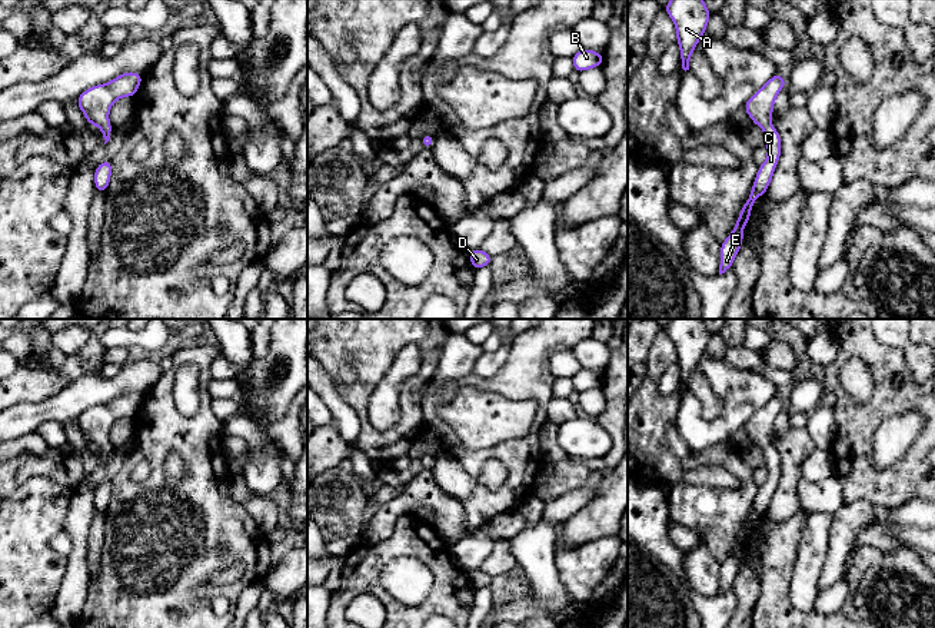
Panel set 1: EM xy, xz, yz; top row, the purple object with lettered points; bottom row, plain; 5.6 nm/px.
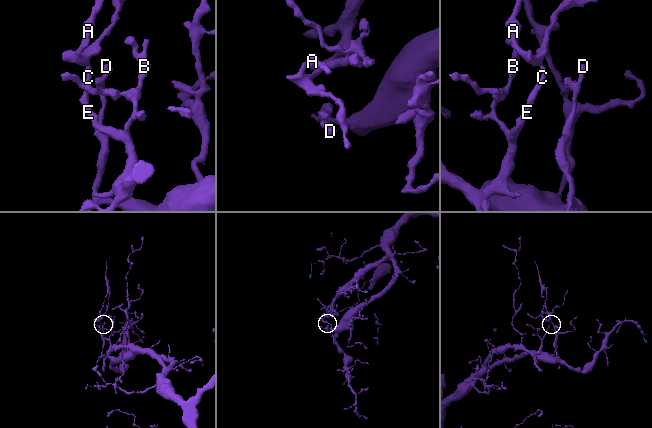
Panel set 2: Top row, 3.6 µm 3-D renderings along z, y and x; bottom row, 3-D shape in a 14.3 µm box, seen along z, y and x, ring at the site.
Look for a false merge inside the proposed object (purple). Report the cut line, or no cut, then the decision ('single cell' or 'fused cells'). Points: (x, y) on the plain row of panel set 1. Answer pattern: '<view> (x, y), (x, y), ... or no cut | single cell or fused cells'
no cut | single cell

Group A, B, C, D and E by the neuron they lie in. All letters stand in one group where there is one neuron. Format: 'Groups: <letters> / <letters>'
Groups: A B C D E

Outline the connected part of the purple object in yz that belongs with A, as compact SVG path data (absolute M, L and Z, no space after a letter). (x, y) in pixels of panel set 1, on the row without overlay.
M672 319L663 329L675 343L682 389L686 392L692 372L706 352L711 330L702 319Z

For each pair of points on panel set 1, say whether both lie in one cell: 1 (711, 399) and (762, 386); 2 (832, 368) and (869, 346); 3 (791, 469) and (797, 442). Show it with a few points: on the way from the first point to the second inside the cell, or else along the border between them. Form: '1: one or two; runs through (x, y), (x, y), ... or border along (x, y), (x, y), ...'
1: two; border along (701, 369), (722, 401), (722, 409), (712, 419)
2: one; runs through (841, 359), (854, 346), (861, 346)
3: one; runs through (791, 462), (792, 449)

